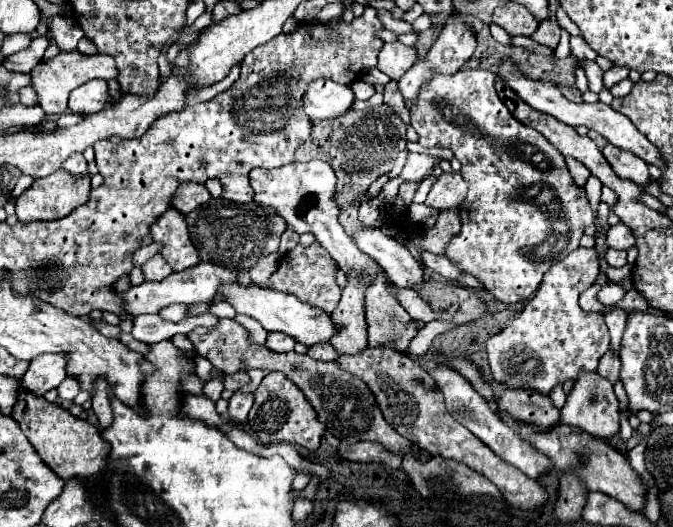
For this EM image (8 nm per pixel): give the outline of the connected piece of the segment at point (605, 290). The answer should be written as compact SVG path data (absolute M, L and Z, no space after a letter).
M606 283L600 291L598 291L598 301L604 305L614 305L618 303L622 297L626 295L626 289L620 283Z

